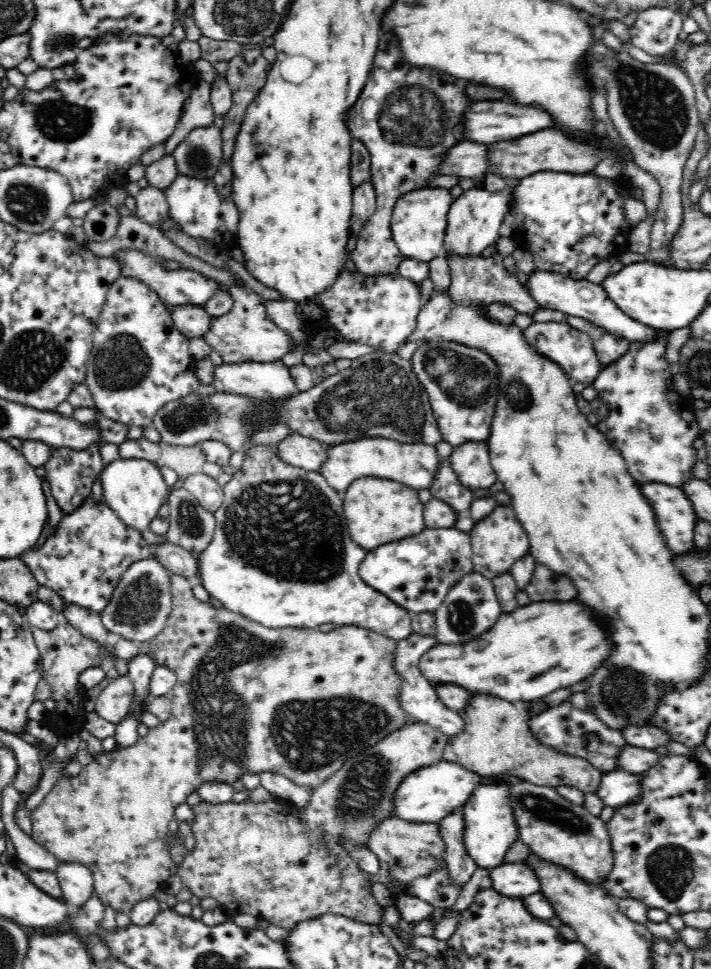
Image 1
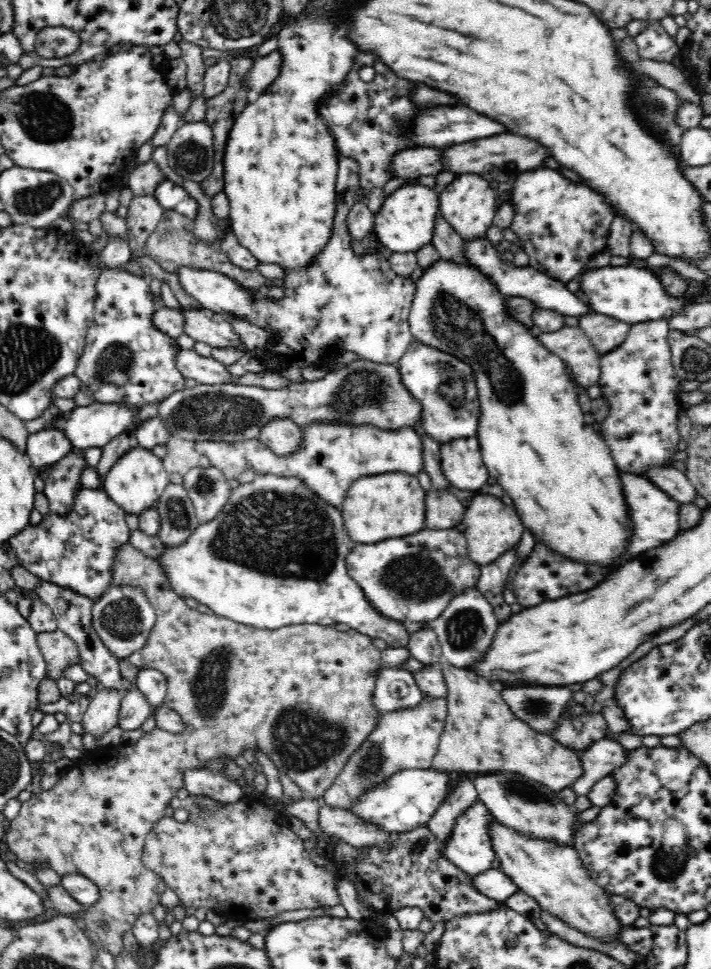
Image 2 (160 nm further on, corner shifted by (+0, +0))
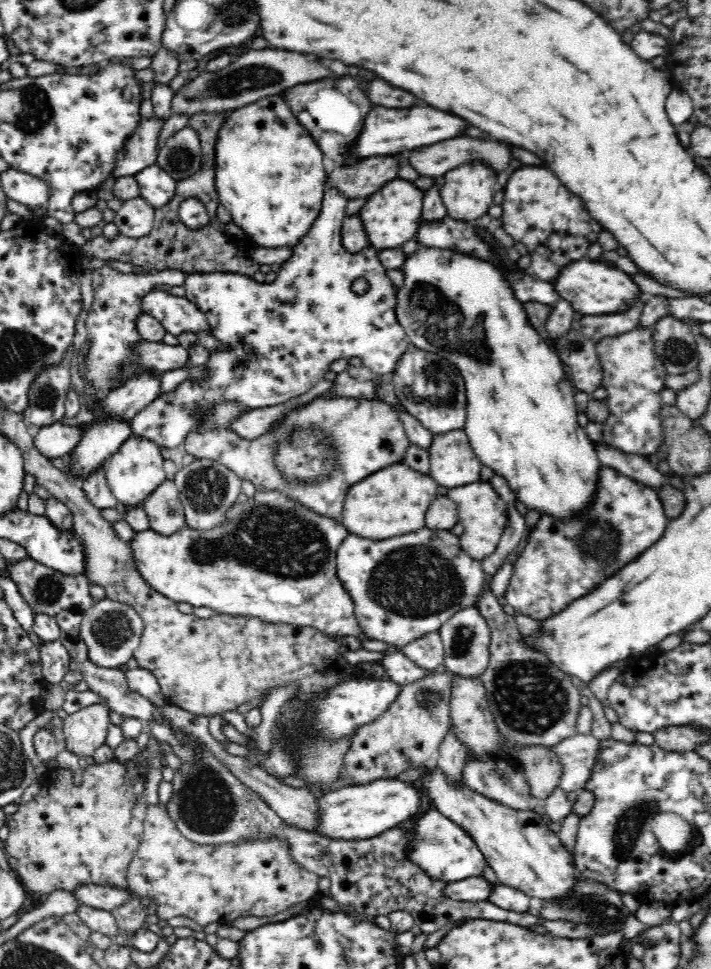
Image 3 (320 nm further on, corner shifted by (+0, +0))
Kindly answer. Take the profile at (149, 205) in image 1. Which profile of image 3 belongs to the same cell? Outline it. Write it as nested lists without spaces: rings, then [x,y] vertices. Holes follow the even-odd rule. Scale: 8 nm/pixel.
[[[142,197],[122,201],[111,226],[129,238],[141,238],[152,230],[155,208]]]

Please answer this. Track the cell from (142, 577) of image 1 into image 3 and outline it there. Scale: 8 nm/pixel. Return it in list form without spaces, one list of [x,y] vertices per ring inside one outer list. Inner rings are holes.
[[[97,600],[86,610],[81,623],[82,641],[89,651],[89,660],[97,668],[117,669],[133,658],[140,645],[144,629],[143,619],[126,604],[114,600]]]

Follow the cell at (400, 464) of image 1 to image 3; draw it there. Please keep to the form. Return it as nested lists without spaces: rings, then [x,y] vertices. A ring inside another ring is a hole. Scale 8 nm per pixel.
[[[326,392],[314,396],[310,402],[298,404],[294,410],[284,414],[279,422],[283,422],[280,432],[260,435],[252,440],[225,433],[220,428],[194,430],[185,438],[184,450],[194,458],[210,458],[224,463],[241,480],[252,482],[258,491],[278,491],[286,499],[292,499],[326,518],[338,518],[340,522],[348,488],[378,470],[403,462],[406,448],[410,446],[410,439],[396,411],[379,398],[346,398]]]

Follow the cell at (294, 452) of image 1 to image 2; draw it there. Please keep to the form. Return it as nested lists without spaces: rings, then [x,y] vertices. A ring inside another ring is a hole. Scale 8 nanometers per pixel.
[[[276,416],[260,428],[256,438],[267,444],[278,456],[286,456],[302,446],[302,429],[291,418]]]

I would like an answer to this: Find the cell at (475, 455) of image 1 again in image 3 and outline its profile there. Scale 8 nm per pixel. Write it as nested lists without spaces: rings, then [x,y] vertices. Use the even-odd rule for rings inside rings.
[[[462,428],[444,434],[433,434],[429,452],[428,474],[446,488],[478,482],[482,463],[470,446]]]

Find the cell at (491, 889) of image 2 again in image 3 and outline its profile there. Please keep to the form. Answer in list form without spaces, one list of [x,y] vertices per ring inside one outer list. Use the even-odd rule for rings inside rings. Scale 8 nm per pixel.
[[[477,876],[447,882],[446,886],[442,888],[442,893],[448,899],[473,903],[486,901],[492,888],[494,888],[494,884],[487,882],[481,876]]]

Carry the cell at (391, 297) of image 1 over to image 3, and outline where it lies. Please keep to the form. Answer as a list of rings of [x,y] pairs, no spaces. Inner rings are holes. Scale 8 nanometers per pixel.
[[[325,189],[320,212],[311,230],[293,247],[293,254],[281,263],[280,271],[270,283],[234,272],[186,275],[183,284],[185,297],[204,313],[210,326],[208,332],[218,340],[219,347],[208,350],[208,360],[202,365],[204,379],[197,381],[188,377],[173,392],[158,395],[156,400],[129,420],[132,434],[164,448],[176,448],[196,428],[201,428],[201,422],[209,417],[214,405],[238,402],[256,409],[282,404],[311,390],[331,371],[331,364],[340,358],[358,356],[364,366],[380,376],[388,376],[394,370],[398,359],[411,345],[394,313],[398,289],[386,276],[386,269],[371,246],[357,256],[347,252],[342,245],[341,226],[348,201],[338,189]],[[356,278],[368,280],[368,291],[362,296],[356,295],[350,288]]]

